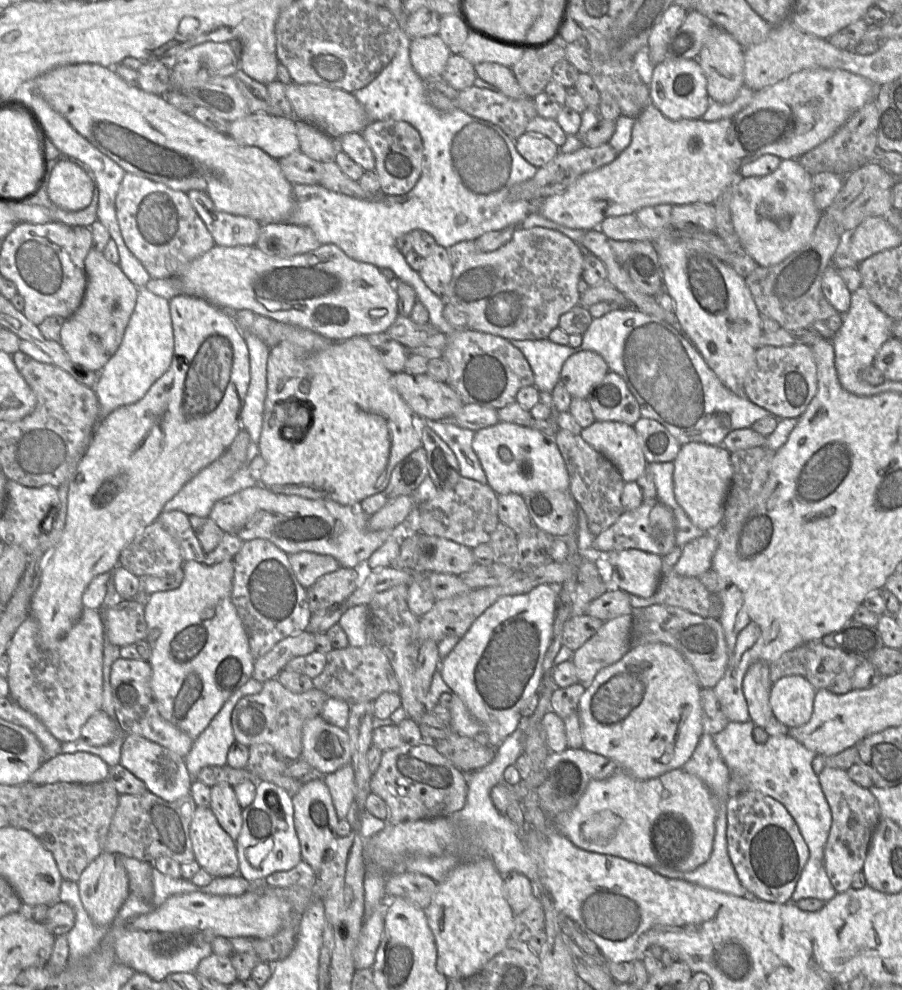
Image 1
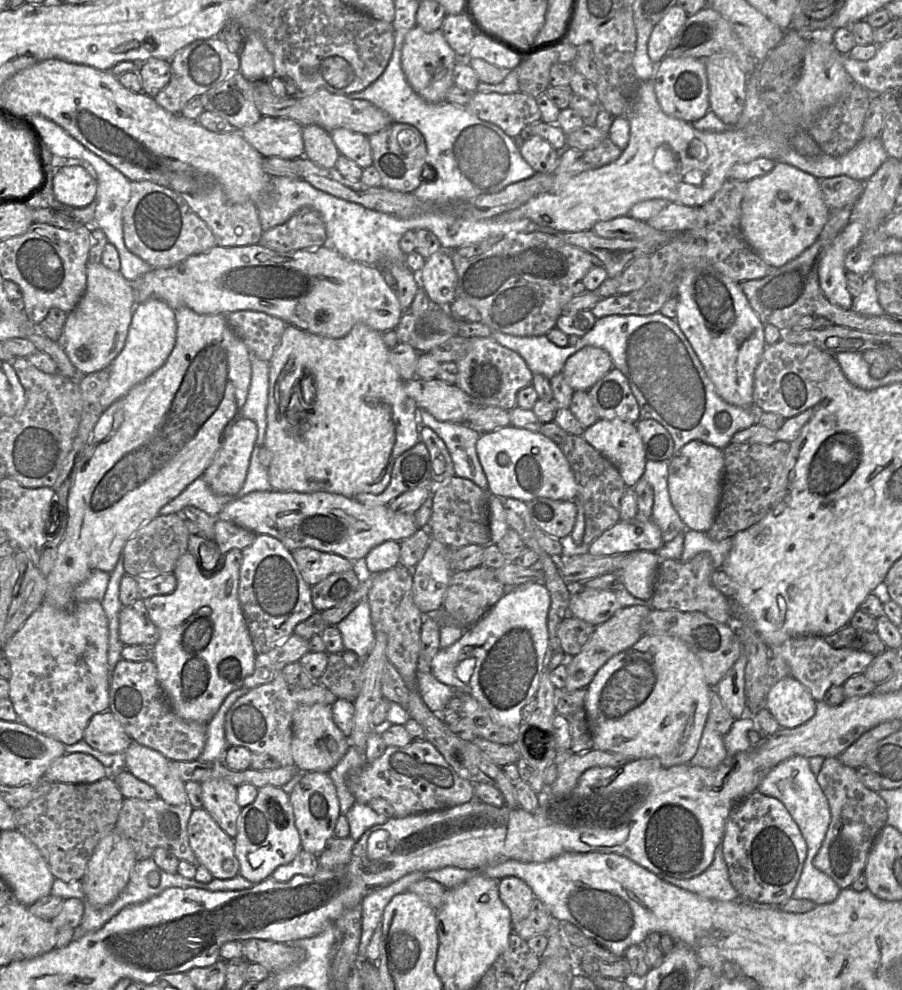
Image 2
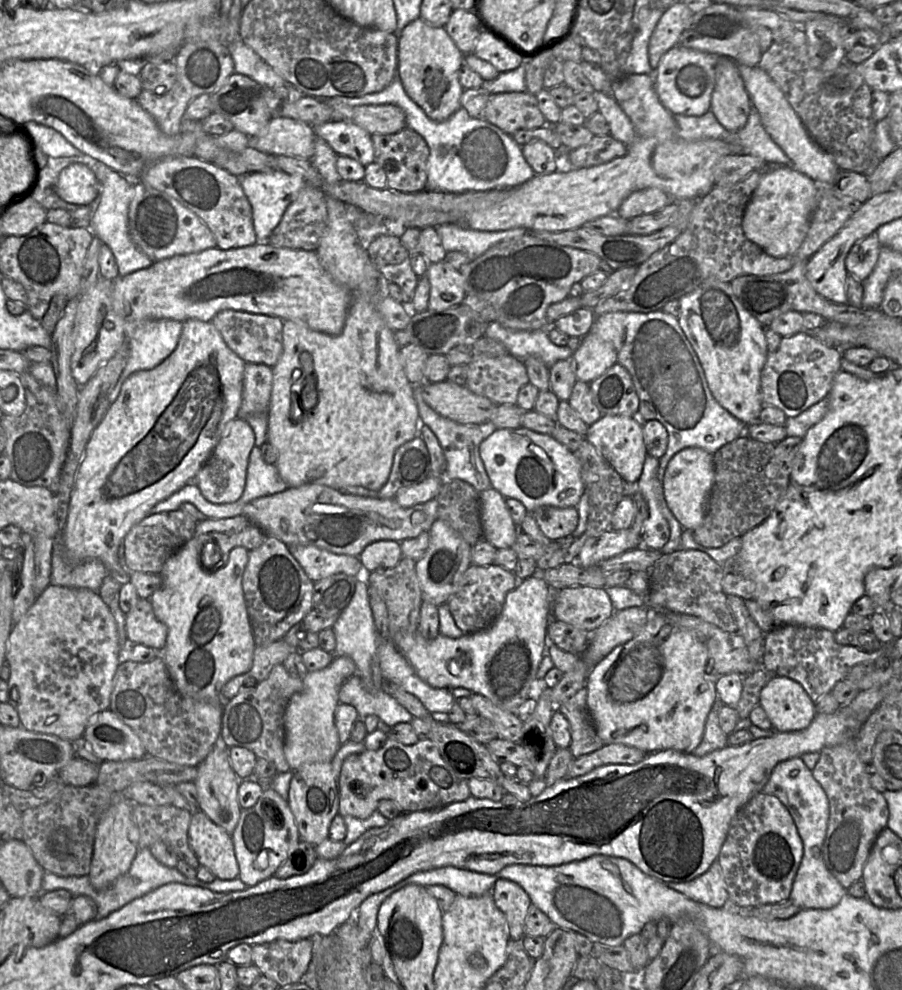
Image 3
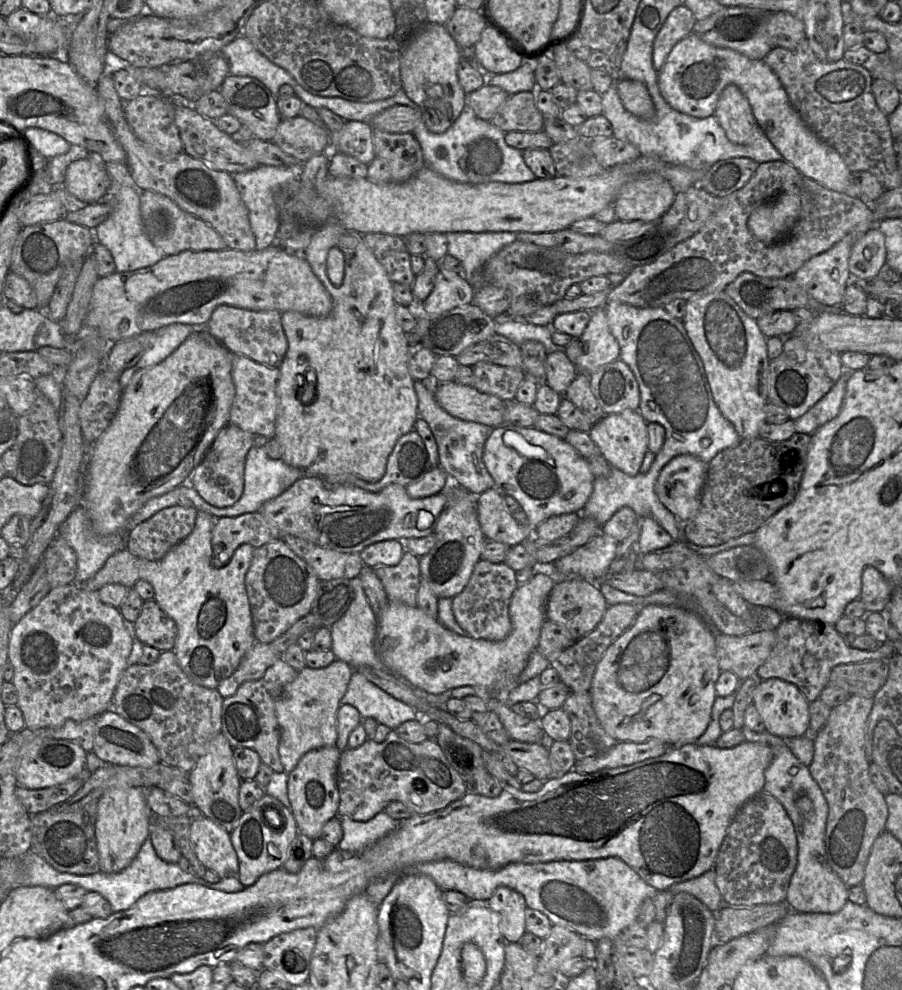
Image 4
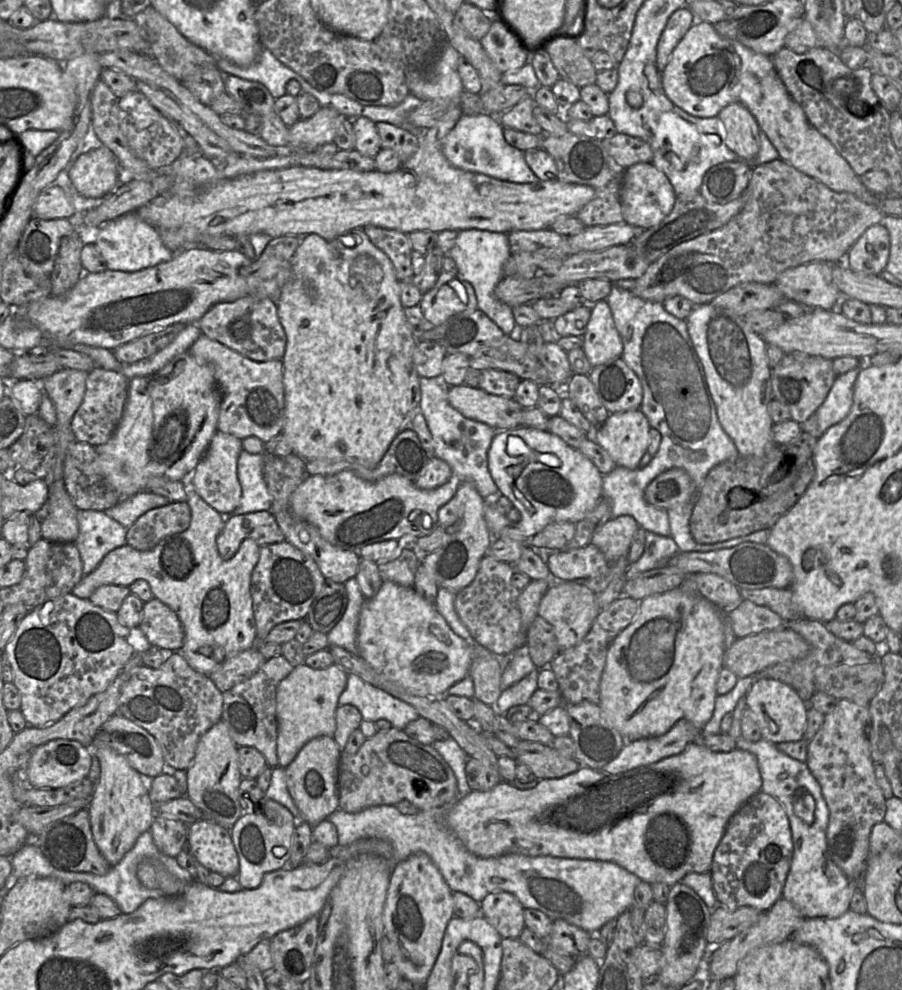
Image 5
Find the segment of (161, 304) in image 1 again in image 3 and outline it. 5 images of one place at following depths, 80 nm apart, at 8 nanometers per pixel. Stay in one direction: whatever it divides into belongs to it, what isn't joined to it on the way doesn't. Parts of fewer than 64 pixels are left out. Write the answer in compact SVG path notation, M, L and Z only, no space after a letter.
M150 319L130 325L127 338L129 359L108 394L111 404L118 398L124 382L131 374L156 367L174 351L182 328L182 321L171 319Z

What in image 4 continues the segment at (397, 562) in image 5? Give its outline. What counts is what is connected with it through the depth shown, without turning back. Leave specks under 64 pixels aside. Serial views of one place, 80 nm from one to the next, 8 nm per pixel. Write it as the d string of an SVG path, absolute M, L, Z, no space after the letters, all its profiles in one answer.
M406 550L398 565L373 569L381 580L389 601L417 606L421 579L419 557Z

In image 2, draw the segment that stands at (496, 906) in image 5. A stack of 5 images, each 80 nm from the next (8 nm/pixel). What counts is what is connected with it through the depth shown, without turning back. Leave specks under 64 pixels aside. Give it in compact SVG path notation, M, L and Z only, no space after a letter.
M510 876L498 881L499 897L511 913L513 927L528 916L534 894L522 879Z

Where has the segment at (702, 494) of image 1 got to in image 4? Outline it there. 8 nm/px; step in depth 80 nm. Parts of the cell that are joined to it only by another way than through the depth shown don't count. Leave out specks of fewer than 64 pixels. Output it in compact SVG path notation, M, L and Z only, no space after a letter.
M690 454L670 460L661 470L655 493L679 522L687 522L697 512L706 480L708 464Z

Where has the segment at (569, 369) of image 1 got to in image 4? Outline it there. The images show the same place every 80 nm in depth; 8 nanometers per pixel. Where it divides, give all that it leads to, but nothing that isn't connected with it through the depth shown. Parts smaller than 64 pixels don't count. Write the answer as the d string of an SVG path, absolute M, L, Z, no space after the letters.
M605 307L591 311L591 318L580 337L581 354L577 359L578 372L592 374L600 367L617 360L620 346L610 332Z

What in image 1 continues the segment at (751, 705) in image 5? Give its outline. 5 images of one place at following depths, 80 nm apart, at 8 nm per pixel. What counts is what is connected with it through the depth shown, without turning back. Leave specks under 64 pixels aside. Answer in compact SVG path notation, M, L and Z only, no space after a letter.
M801 675L781 677L772 685L770 705L775 718L788 728L806 724L813 713L817 690Z

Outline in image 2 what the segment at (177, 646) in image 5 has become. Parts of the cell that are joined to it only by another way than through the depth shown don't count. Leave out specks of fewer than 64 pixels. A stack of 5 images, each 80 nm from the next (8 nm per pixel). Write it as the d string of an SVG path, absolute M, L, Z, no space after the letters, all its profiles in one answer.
M138 598L132 604L122 606L119 613L119 638L124 646L154 646L159 636L159 630L151 620L143 599Z

